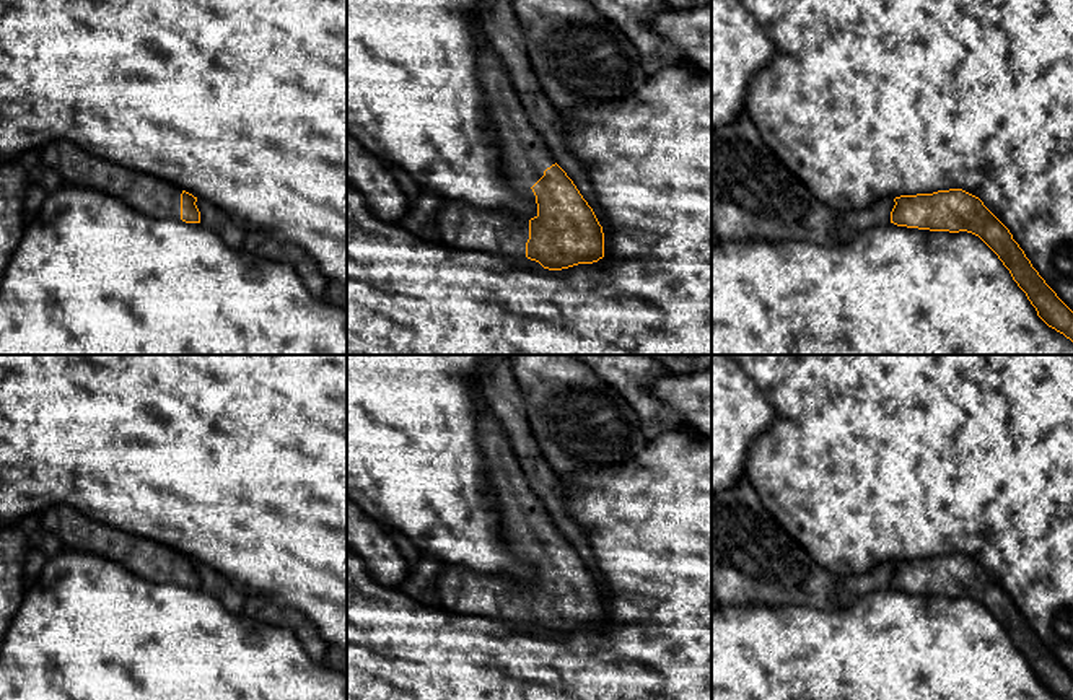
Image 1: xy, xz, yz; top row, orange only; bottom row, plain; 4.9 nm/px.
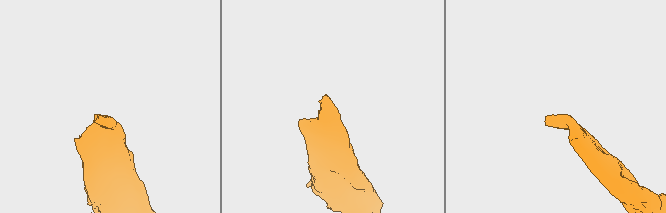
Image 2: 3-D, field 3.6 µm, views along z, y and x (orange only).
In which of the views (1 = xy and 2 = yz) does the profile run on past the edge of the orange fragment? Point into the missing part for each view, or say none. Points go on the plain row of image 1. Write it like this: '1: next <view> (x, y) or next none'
1: next xy (155, 562)
2: next none

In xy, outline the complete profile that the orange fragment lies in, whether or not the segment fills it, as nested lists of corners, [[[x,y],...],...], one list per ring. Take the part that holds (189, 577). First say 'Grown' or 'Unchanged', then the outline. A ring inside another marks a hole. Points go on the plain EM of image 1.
Grown. [[[67,505],[44,510],[41,519],[62,540],[65,550],[106,557],[156,584],[200,588],[197,562],[164,544],[101,524]]]

